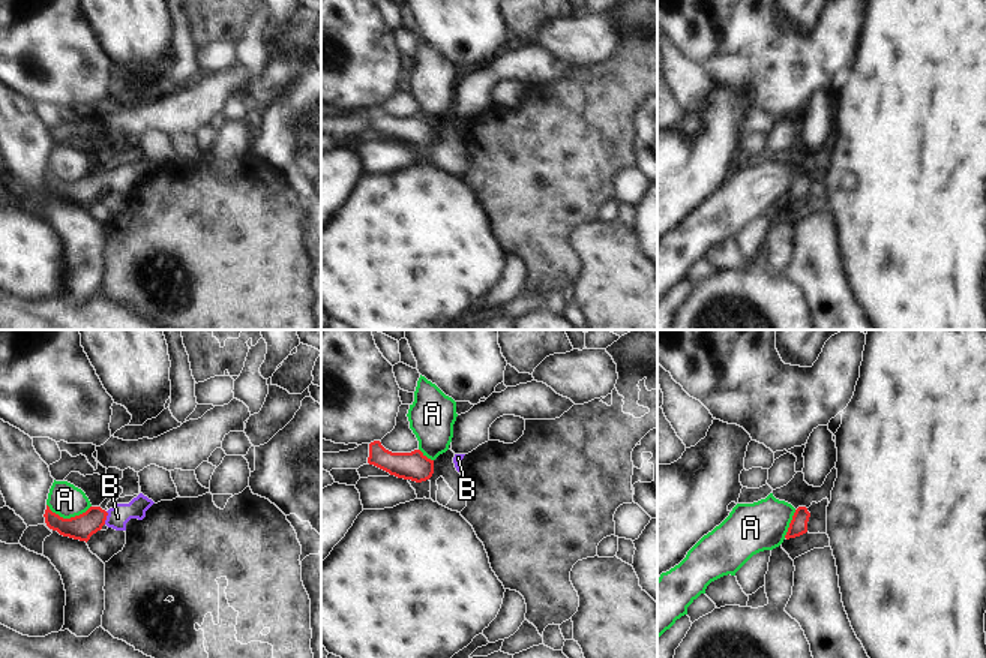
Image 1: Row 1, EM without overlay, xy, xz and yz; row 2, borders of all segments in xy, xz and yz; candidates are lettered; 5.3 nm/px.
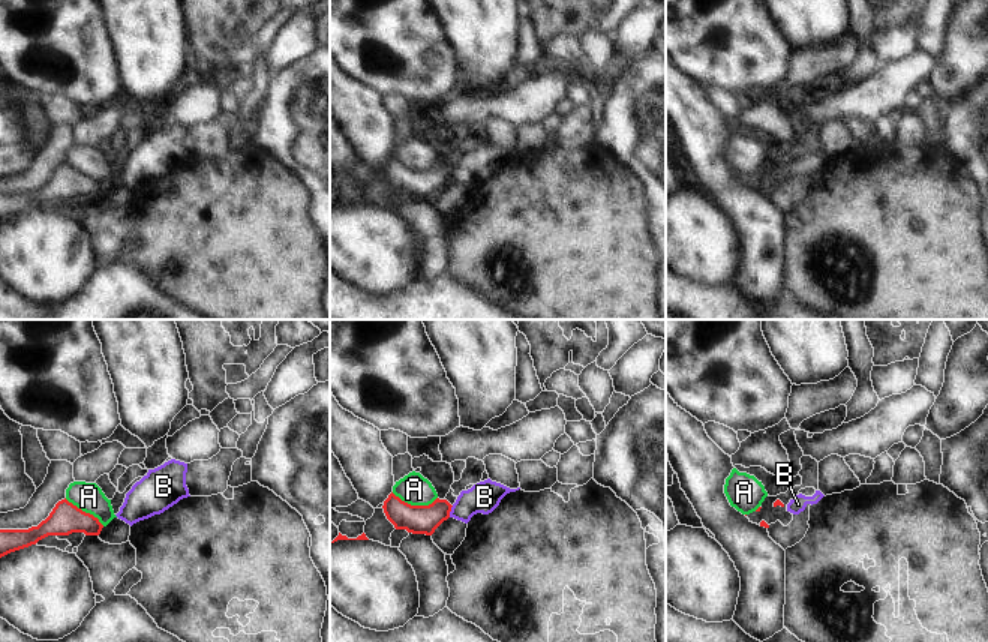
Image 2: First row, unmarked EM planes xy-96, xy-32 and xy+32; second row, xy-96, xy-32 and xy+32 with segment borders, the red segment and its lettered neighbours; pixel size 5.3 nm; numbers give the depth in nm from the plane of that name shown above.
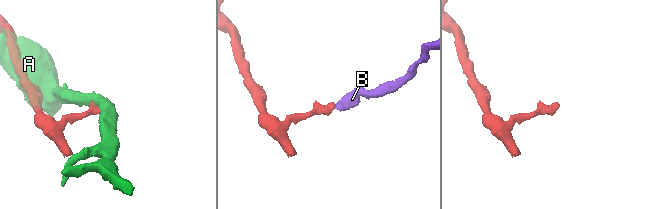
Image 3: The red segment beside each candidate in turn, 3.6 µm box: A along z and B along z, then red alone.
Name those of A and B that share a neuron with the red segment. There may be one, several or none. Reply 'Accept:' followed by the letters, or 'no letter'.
Accept: B

